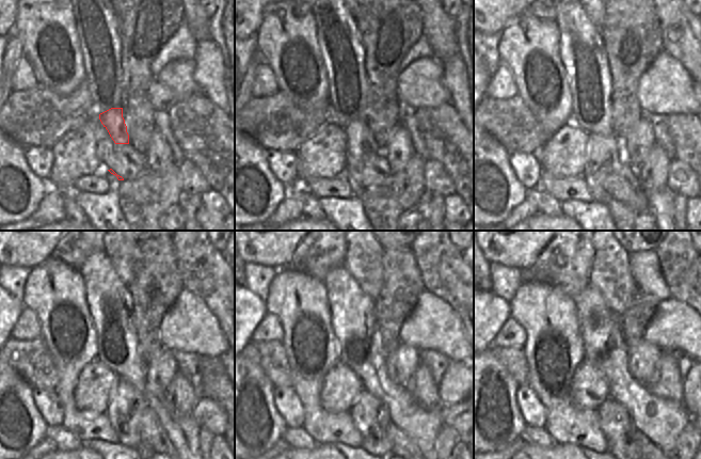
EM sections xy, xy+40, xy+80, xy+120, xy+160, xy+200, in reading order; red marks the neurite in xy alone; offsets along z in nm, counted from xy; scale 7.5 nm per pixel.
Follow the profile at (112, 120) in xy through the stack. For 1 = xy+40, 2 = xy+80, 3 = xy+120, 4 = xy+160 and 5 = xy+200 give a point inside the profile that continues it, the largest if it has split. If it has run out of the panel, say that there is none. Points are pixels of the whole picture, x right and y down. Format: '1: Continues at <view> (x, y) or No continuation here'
1: Continues at xy+40 (361, 143)
2: Continues at xy+80 (604, 152)
3: Continues at xy+120 (126, 407)
4: Continues at xy+160 (371, 417)
5: Continues at xy+200 (614, 420).

